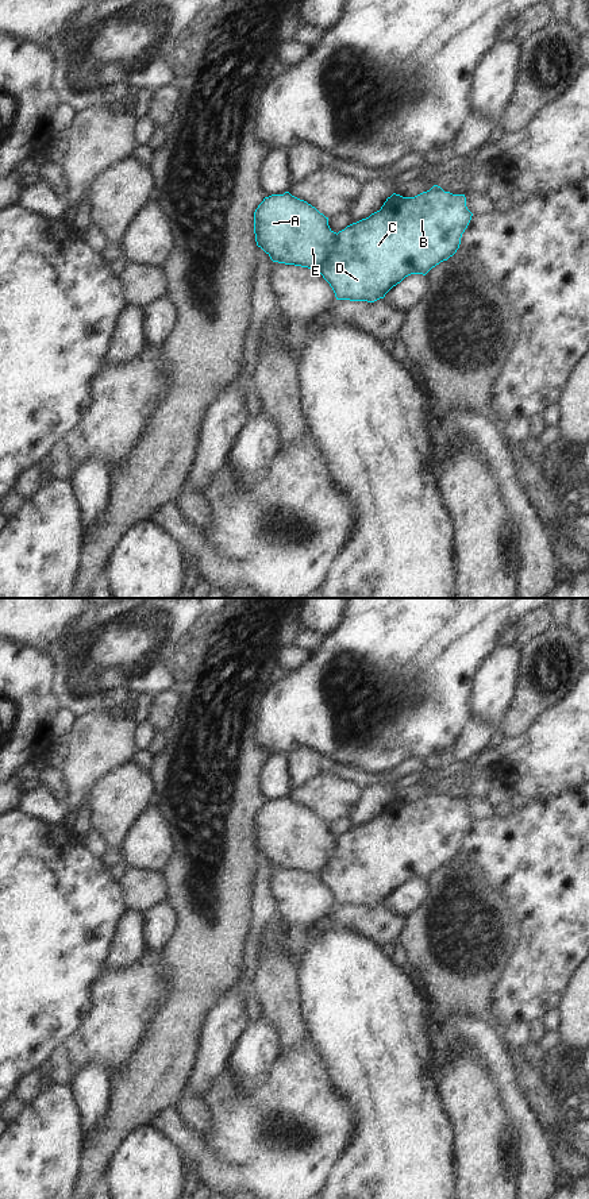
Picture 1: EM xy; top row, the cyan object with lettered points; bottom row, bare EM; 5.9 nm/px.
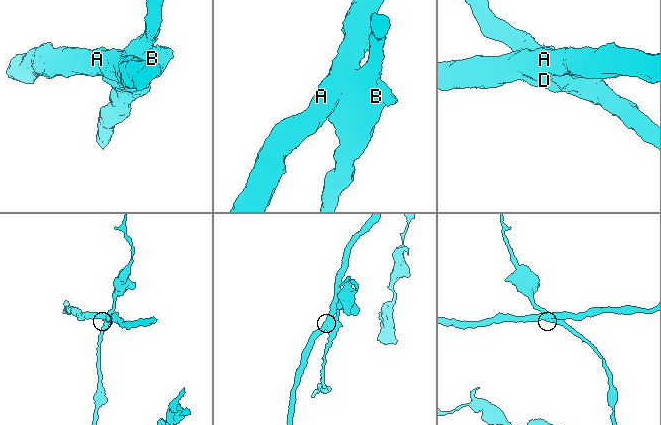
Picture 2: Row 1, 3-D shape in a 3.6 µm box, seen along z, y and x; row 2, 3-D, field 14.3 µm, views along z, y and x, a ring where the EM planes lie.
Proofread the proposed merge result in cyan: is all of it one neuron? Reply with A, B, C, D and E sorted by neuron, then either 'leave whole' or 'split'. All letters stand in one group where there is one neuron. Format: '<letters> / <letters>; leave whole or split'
A E / B C D; split

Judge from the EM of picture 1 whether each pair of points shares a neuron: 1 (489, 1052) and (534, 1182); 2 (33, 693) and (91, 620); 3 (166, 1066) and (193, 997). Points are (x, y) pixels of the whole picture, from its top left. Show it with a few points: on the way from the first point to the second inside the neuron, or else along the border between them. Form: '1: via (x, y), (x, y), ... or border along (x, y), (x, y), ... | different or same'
1: via (507, 1084), (532, 1140), (534, 1149) | same
2: border along (46, 654), (50, 660), (50, 689), (58, 701) | different
3: via (169, 1048), (172, 1034), (181, 1014) | same

